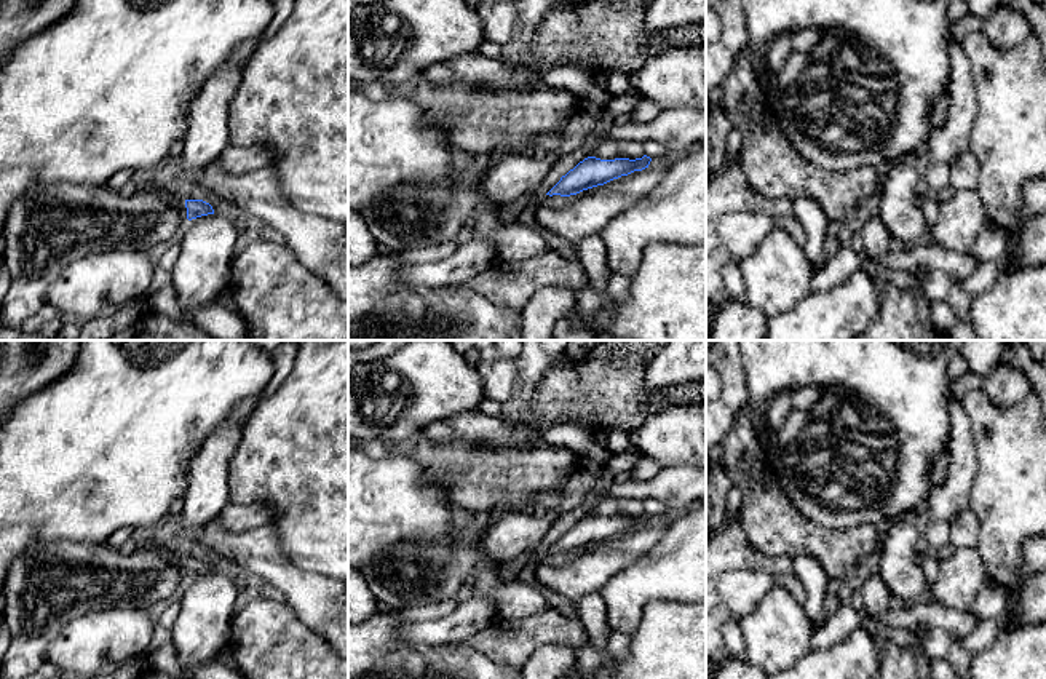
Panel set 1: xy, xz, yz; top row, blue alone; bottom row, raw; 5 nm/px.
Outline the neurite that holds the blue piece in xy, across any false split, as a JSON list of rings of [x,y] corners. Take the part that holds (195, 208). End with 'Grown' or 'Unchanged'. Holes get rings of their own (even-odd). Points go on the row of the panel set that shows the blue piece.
[[[174,198],[172,206],[177,209],[177,212],[185,219],[192,220],[201,216],[214,214],[214,209],[209,203],[203,200],[182,200]]]. Grown

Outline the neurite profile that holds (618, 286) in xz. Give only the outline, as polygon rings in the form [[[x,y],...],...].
[[[610,272],[607,278],[607,292],[615,299],[615,300],[626,300],[629,297],[631,291],[631,278]]]

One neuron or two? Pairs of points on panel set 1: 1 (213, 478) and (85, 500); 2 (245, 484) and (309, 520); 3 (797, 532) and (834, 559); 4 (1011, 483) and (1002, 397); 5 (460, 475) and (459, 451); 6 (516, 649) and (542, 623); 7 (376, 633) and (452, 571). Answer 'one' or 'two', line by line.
1: two
2: one
3: one
4: two
5: one
6: one
7: two

